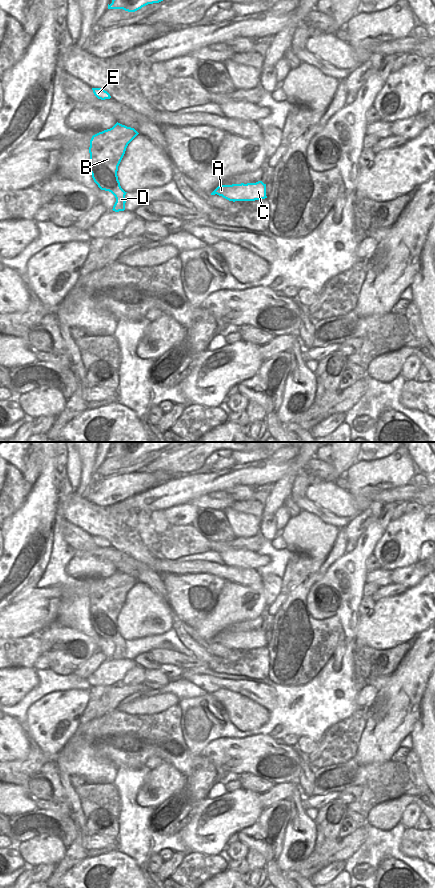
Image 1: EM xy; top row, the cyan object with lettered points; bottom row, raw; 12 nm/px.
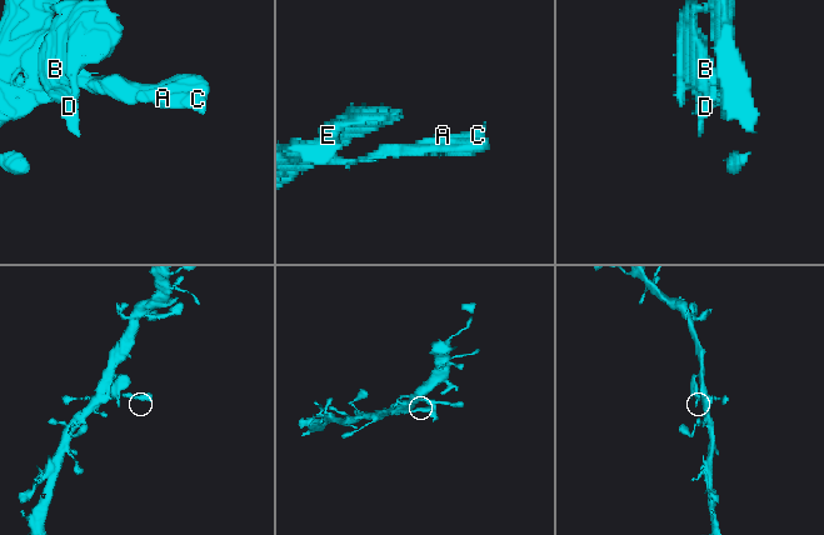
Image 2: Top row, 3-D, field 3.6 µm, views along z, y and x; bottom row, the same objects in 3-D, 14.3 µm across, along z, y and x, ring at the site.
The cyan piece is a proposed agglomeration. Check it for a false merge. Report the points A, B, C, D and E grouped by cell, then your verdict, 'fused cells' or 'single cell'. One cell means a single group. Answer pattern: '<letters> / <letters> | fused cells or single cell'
A B C D E | single cell

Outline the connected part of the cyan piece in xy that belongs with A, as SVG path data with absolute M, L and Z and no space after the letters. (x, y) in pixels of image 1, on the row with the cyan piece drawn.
M262 181L256 183L241 183L232 185L219 185L211 195L219 195L229 201L255 201L267 198L266 184Z

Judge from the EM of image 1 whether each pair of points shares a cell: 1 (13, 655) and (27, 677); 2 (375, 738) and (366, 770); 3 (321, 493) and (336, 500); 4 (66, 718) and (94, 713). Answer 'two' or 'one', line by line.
1: two
2: two
3: one
4: two

